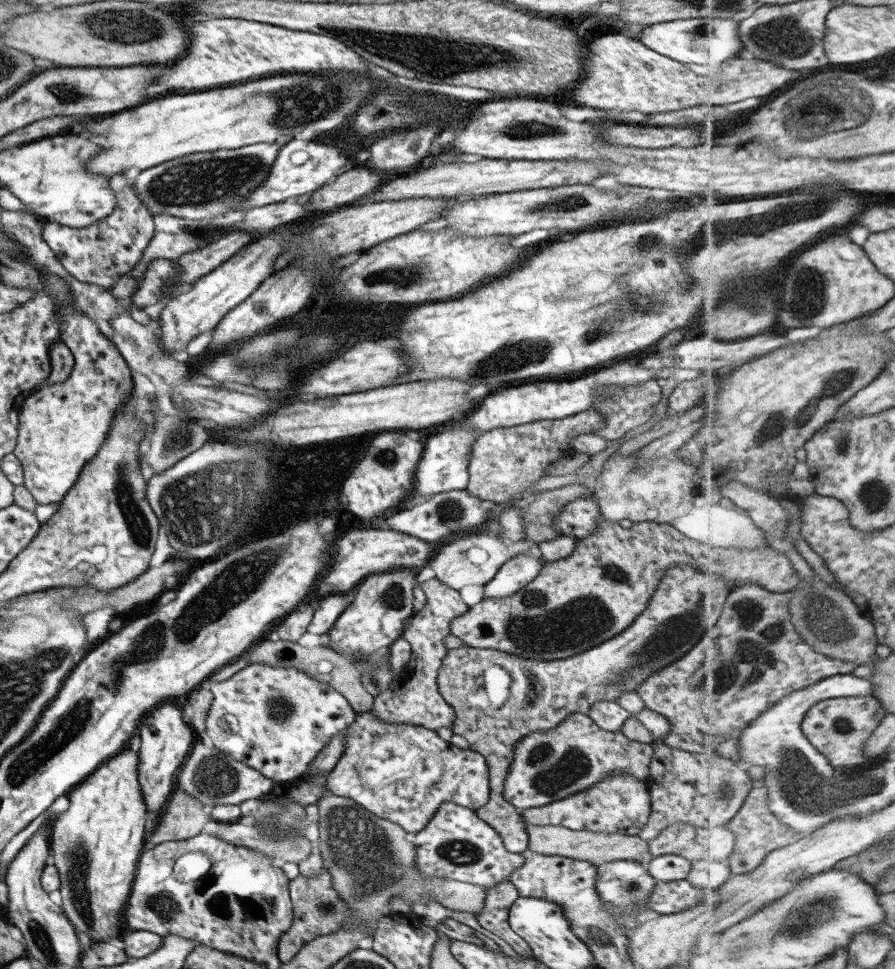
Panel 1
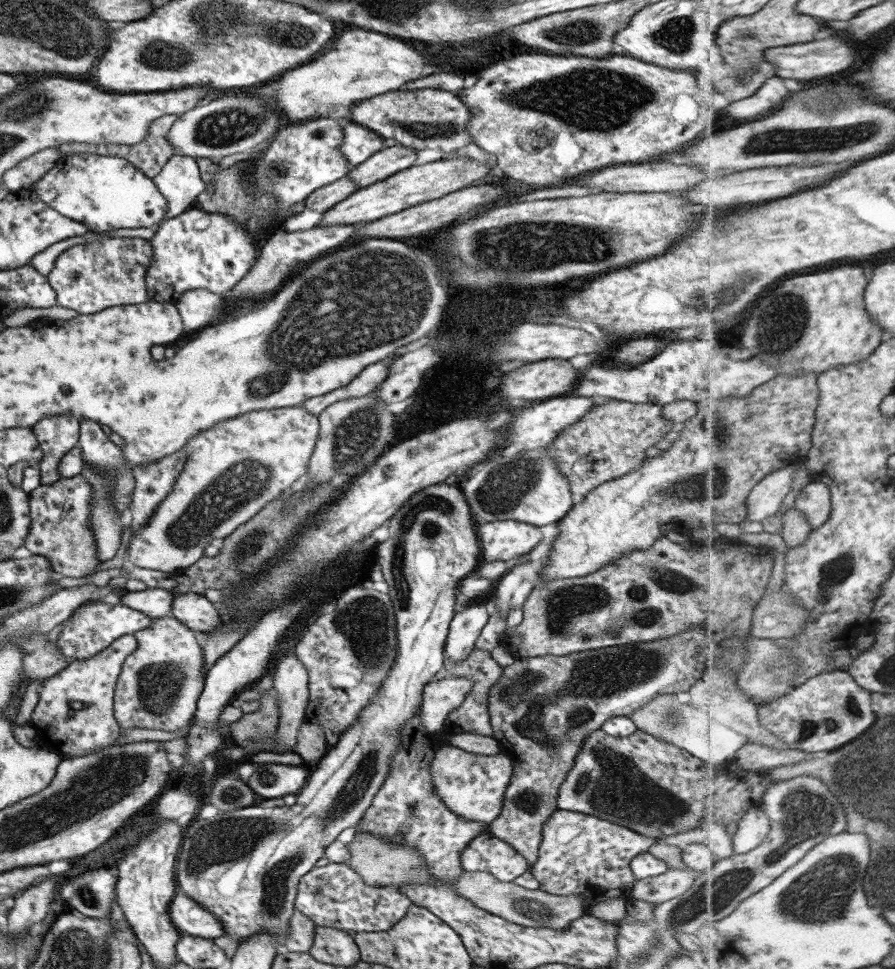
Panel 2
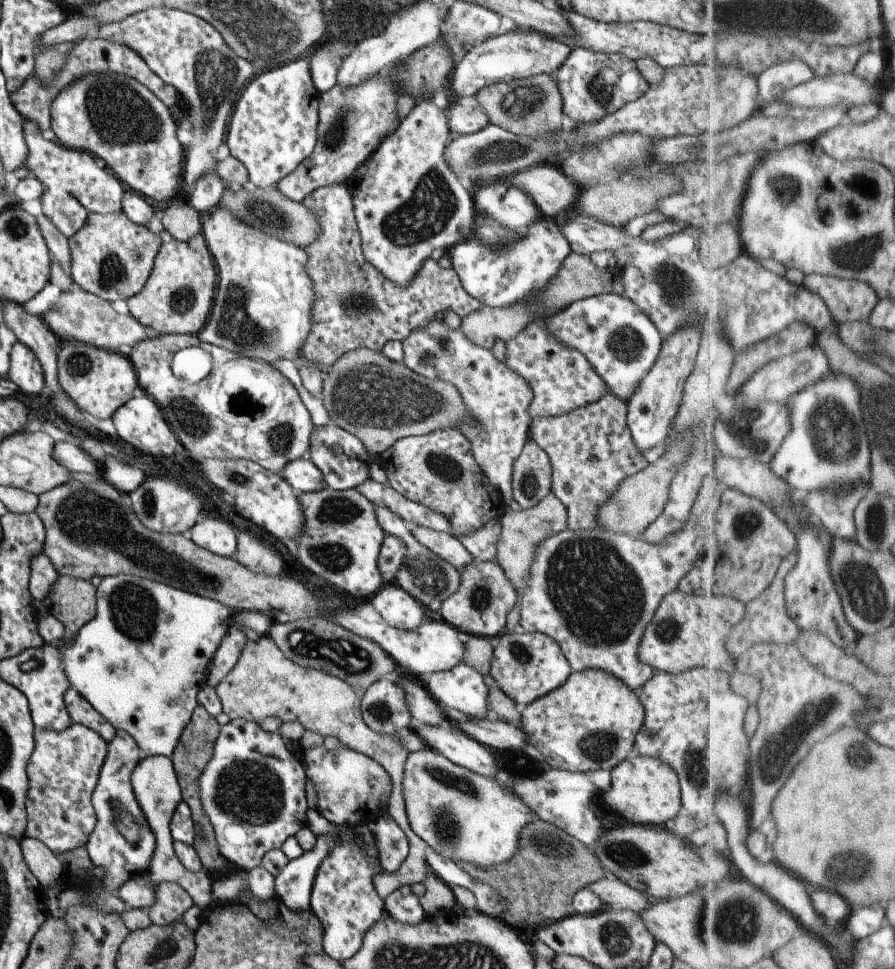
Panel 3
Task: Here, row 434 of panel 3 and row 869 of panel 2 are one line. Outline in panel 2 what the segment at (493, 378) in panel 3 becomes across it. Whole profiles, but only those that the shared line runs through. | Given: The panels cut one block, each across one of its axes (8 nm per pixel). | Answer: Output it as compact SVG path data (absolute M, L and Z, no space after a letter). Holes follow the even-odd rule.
M484 830L460 850L460 865L467 872L483 871L499 882L512 882L529 870L527 861L506 842Z

